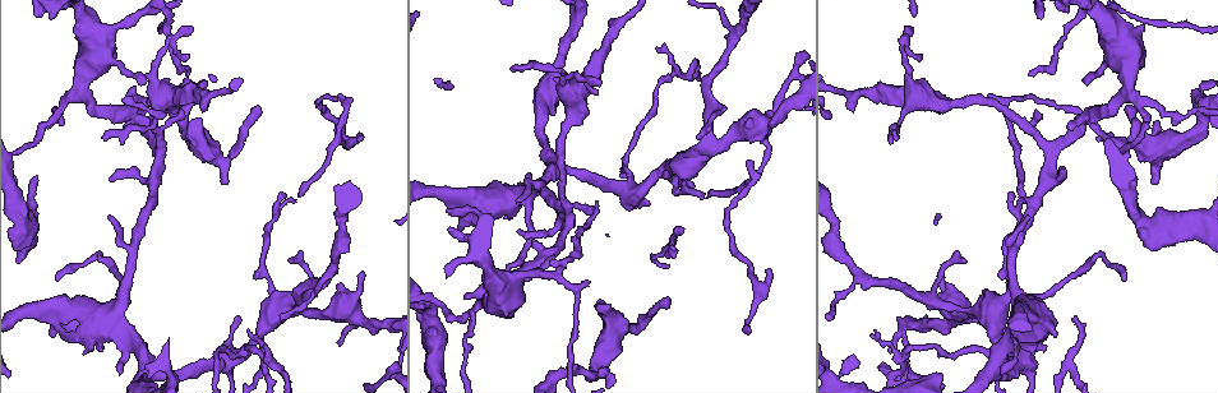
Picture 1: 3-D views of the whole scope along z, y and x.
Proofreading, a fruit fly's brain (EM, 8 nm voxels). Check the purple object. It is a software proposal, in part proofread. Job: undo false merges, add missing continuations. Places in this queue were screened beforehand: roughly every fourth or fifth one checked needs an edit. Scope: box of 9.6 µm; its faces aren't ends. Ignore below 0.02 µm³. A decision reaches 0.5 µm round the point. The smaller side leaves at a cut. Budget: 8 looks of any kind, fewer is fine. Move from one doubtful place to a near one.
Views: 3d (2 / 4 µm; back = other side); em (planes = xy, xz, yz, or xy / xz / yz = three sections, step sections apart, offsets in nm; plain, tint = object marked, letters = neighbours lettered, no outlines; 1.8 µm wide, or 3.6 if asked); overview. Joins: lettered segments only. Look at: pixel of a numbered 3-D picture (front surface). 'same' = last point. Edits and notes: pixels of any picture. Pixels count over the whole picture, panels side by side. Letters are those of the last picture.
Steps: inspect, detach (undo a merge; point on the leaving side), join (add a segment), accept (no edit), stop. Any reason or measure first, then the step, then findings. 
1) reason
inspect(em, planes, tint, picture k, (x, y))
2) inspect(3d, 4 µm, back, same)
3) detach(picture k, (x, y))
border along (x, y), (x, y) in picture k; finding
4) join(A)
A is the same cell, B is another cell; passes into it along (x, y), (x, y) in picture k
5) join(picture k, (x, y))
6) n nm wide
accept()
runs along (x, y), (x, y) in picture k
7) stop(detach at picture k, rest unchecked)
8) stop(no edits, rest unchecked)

inspect(em, planes, letters, picture 1, (1019, 365))

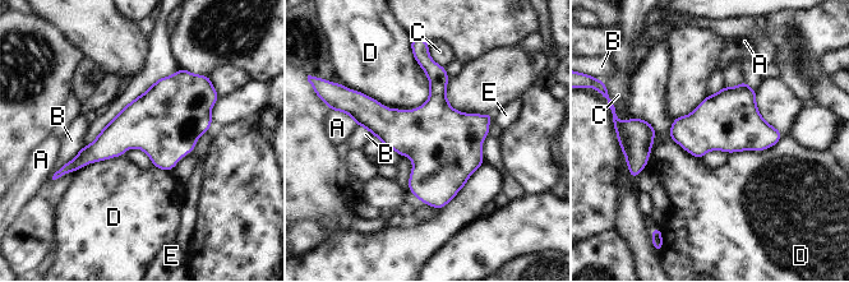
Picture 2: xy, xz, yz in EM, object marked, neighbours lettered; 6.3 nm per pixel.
380 nm wide
accept()
A, B, C, D and E are other cells; border along (429, 79), (411, 109), (354, 89) in picture 2; one neuron here

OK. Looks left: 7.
branch stops here
inspect(em, xy, step 16, letters, picture 1, (1153, 182))

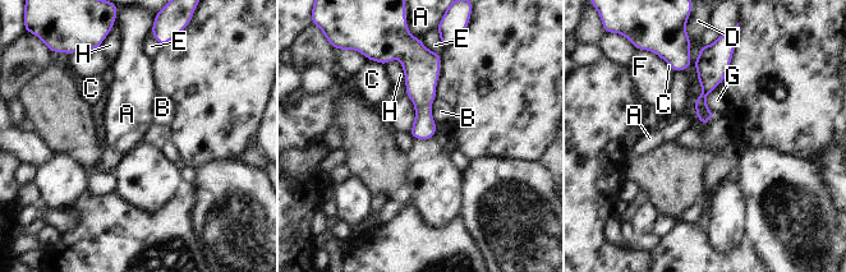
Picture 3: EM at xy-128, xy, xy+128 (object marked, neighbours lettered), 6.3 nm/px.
inspect(em, planes, letters, same)

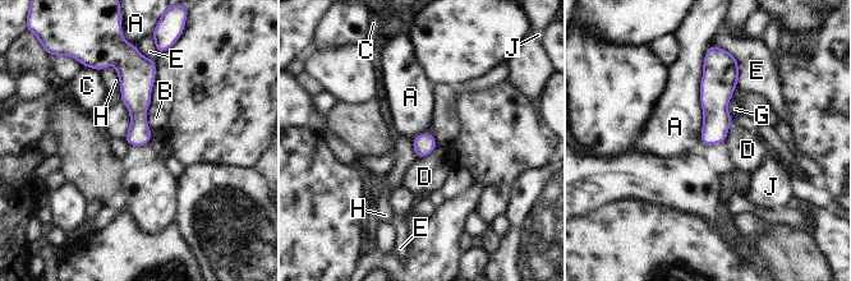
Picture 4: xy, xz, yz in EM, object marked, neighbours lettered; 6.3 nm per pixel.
140 nm wide
accept()
A, B, C, D, E, G, H and J are other cells; border along (705, 53), (699, 139) in picture 4; no lettered segment goes on from it

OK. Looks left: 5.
four arms meet
inspect(em, planes, tint, picture 1, (567, 88))

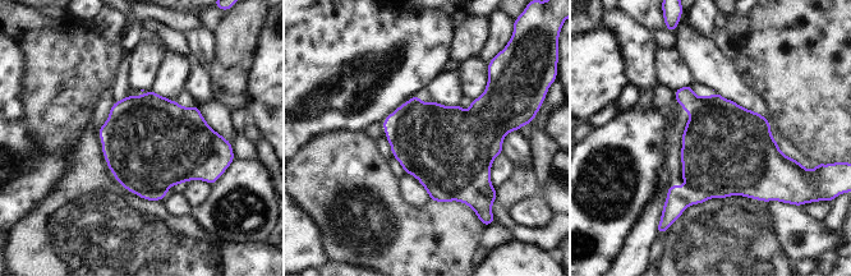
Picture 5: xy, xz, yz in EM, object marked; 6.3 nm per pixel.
inspect(em, planes, letters, same)

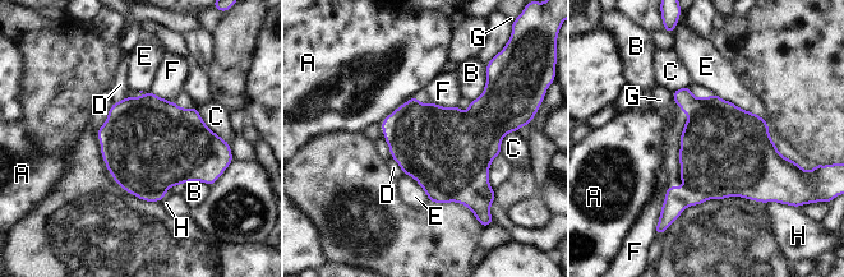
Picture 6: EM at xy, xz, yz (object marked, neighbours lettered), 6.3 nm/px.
accept()
A, B, C, D, E, F, G and H are other cells; all the same neuron

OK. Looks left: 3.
stop(no edits, rest unchecked)

